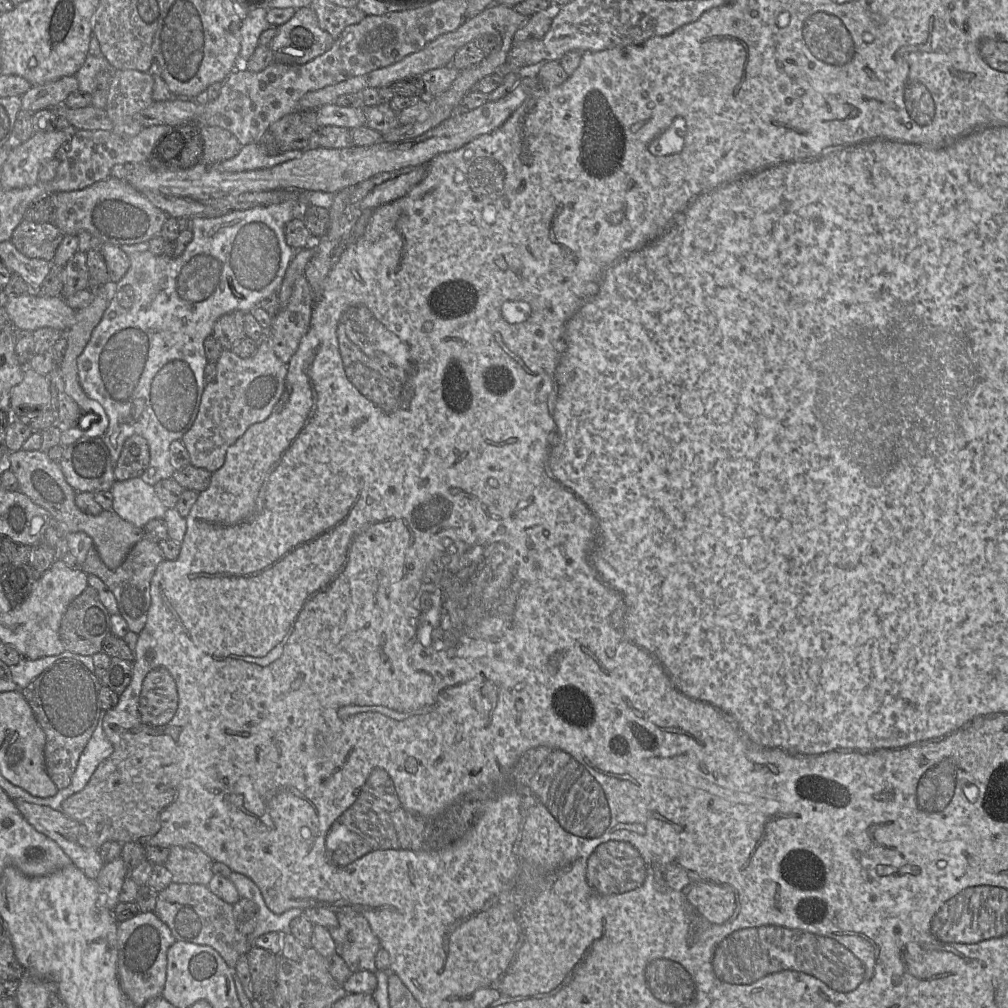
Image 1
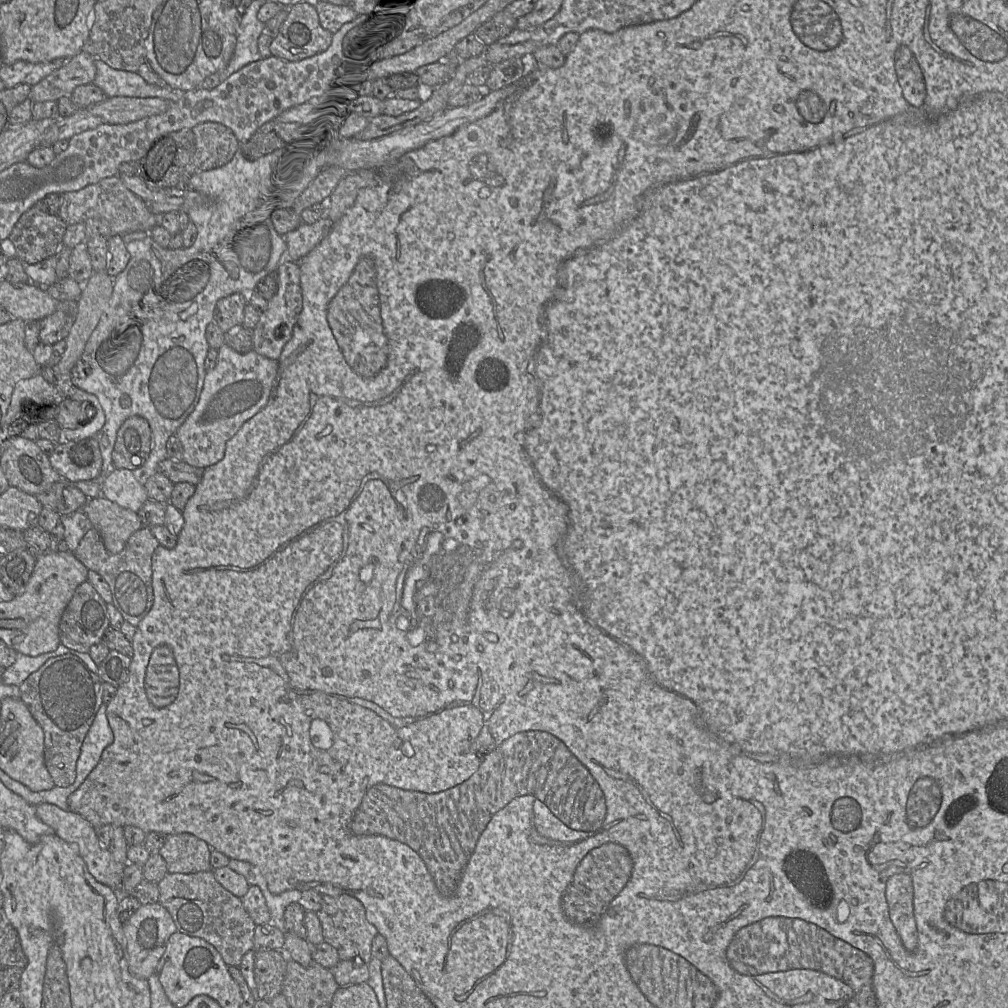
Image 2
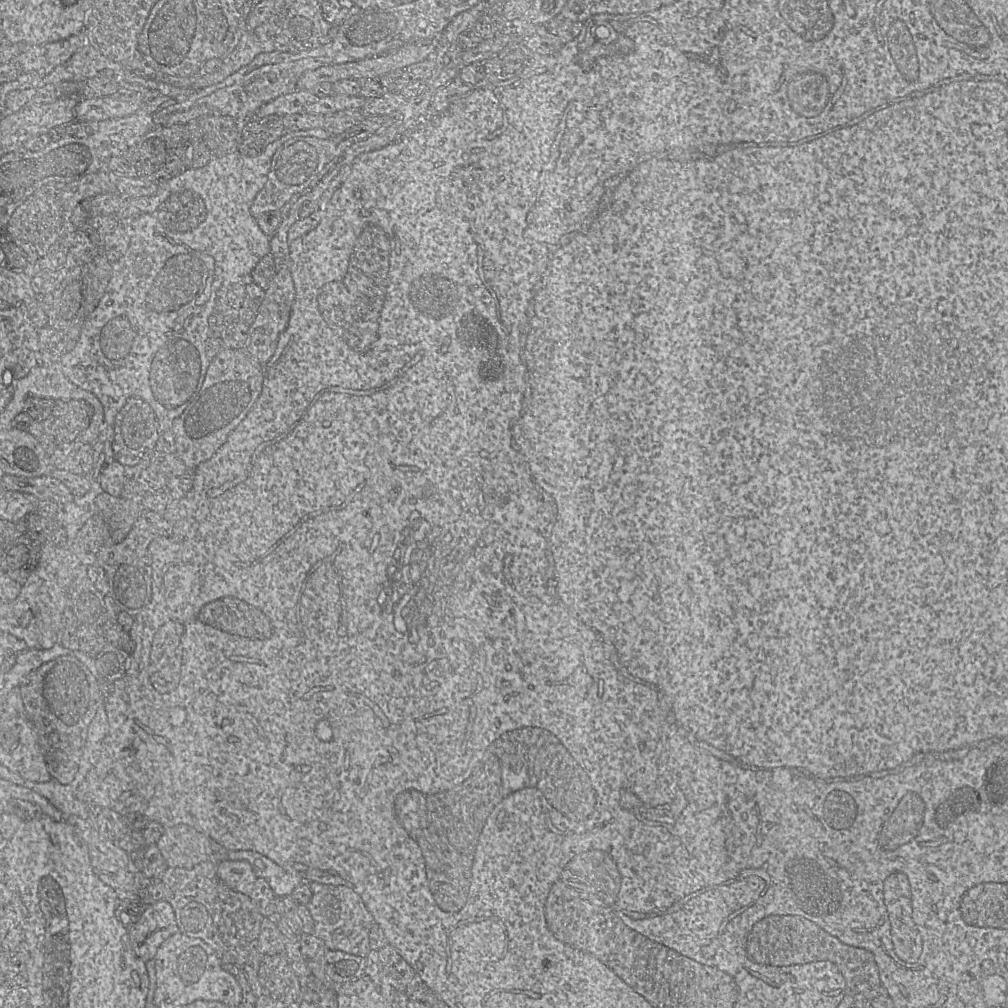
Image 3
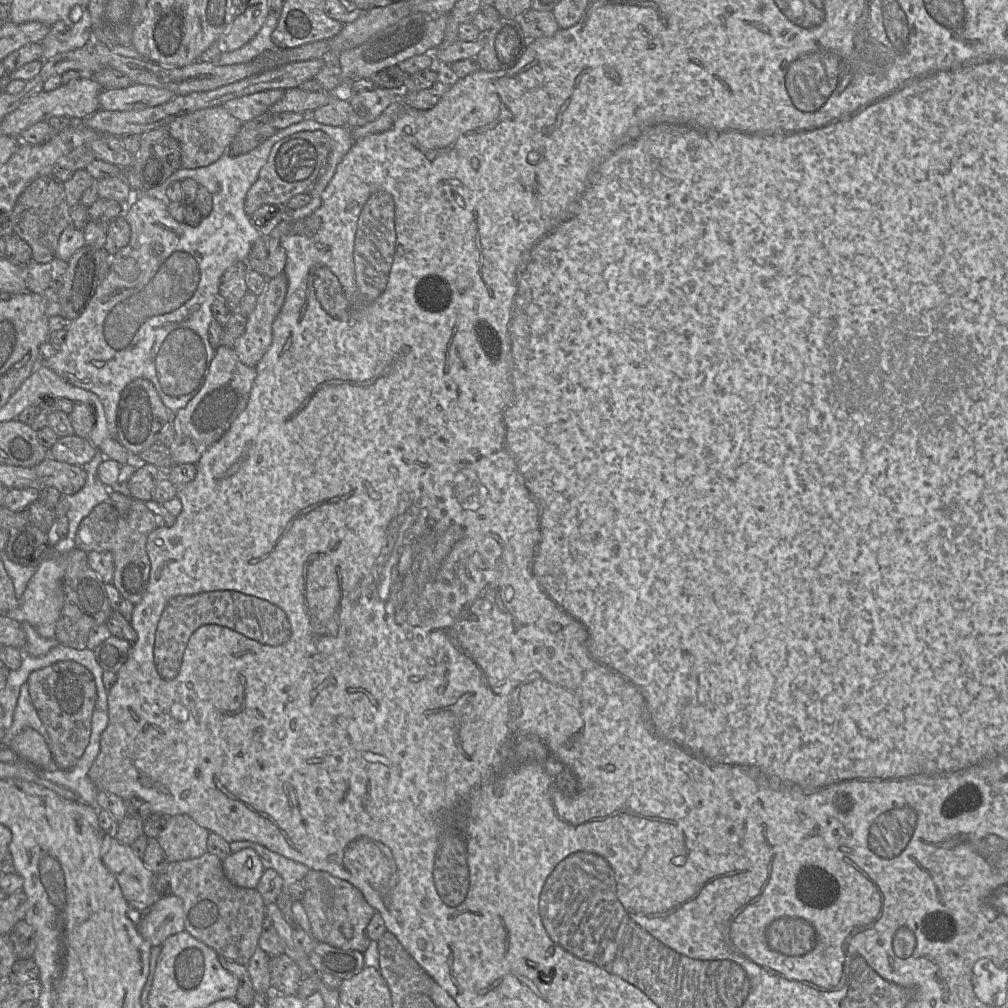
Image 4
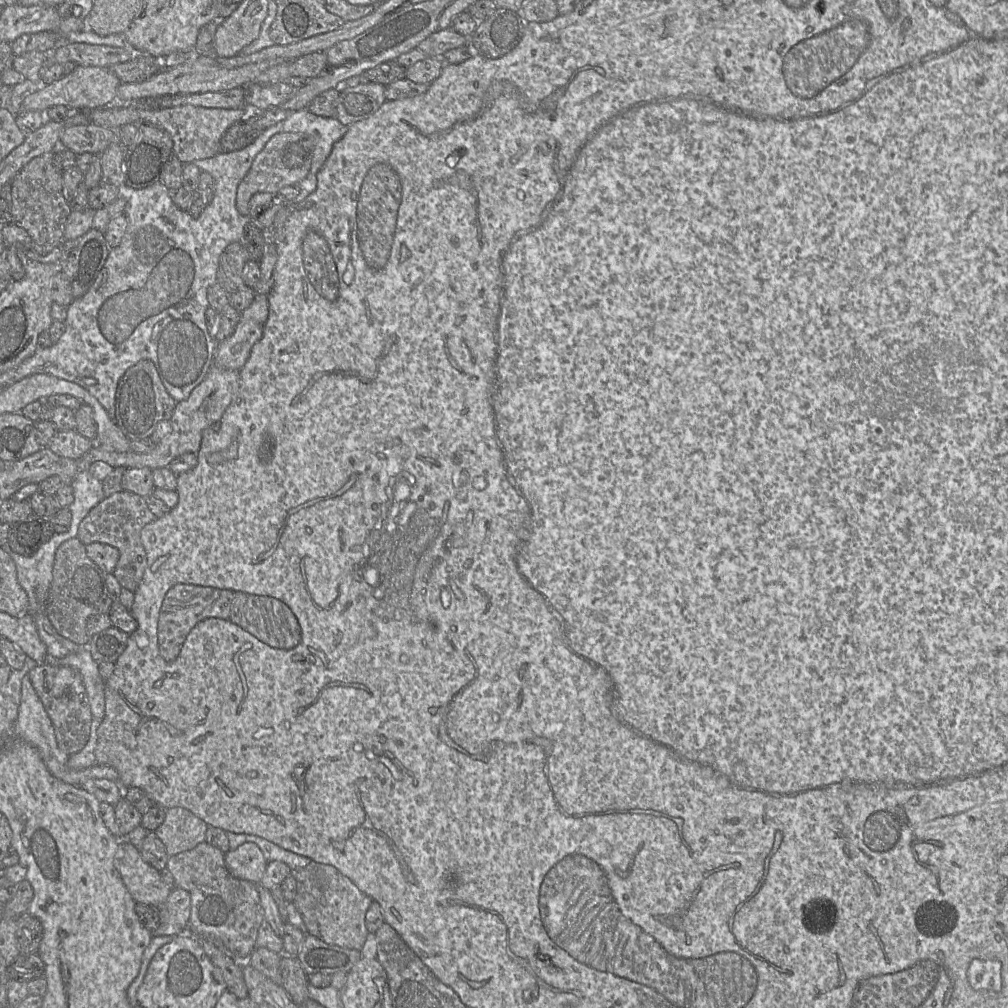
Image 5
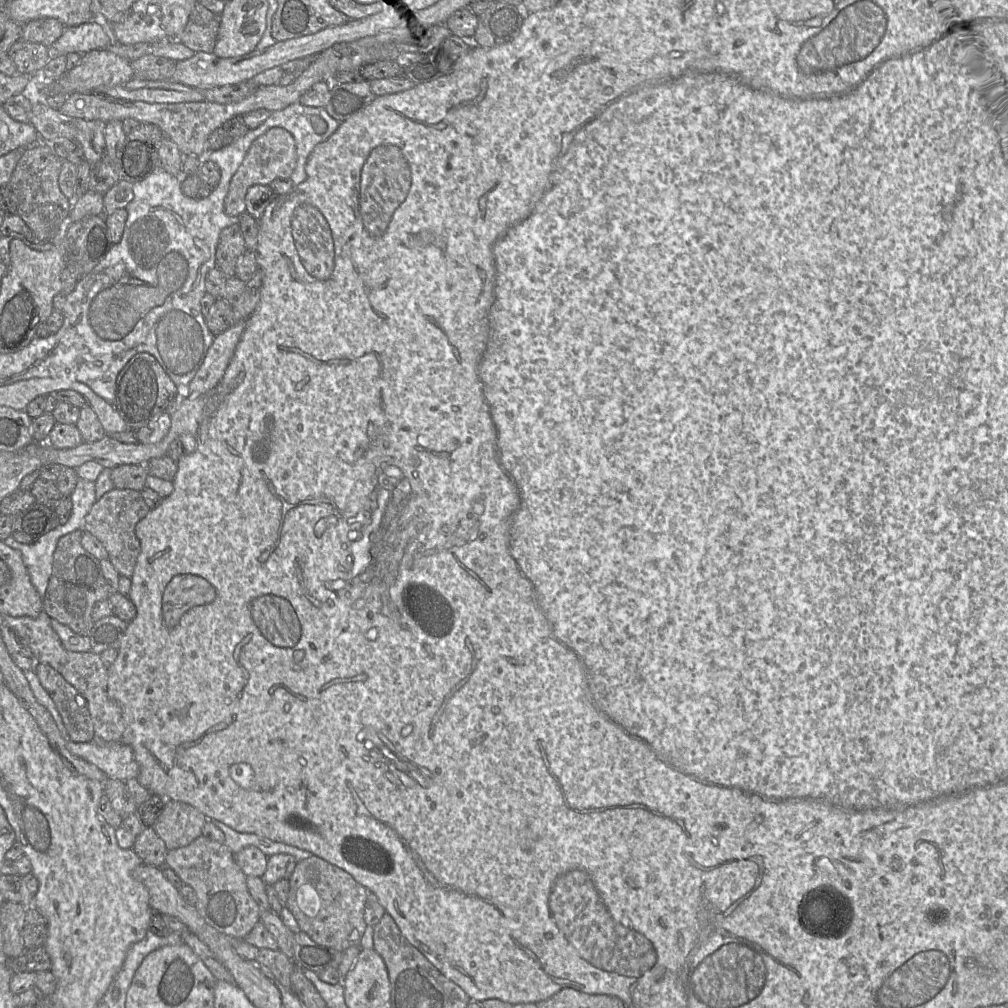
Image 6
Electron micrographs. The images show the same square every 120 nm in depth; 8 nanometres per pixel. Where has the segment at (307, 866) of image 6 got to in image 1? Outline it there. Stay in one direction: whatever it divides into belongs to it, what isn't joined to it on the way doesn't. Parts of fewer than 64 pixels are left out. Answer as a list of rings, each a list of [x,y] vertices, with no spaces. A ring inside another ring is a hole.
[[[336,913],[338,926],[327,928],[338,953],[354,972],[375,973],[375,956],[380,949],[379,939],[373,934],[365,917],[360,914]]]

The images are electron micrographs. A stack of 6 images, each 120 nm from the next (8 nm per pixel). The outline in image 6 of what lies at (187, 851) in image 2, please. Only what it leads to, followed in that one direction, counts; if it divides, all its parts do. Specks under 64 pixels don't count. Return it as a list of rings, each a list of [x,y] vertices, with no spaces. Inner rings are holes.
[[[164,800],[164,807],[152,826],[164,841],[167,850],[190,844],[202,835],[207,817],[185,802]]]

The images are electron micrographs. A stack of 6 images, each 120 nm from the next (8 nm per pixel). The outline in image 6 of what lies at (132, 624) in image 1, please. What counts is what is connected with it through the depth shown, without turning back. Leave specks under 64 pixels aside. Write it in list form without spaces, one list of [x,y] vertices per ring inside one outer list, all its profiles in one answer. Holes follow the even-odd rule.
[[[114,488],[93,504],[84,519],[83,531],[89,532],[101,542],[116,571],[130,579],[141,550],[135,526],[149,511],[150,508],[143,500],[140,491]]]

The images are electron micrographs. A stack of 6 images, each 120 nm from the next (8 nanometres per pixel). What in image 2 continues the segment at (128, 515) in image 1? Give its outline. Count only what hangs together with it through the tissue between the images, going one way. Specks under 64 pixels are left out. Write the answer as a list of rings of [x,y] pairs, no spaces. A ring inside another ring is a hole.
[[[113,469],[102,484],[103,497],[119,506],[137,512],[149,500],[145,487],[128,469]]]

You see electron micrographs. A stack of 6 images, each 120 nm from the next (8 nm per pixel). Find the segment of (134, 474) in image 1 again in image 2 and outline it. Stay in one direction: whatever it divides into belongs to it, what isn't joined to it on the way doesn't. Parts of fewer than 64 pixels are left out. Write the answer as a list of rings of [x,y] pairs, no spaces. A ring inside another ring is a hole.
[[[141,416],[125,420],[118,430],[112,452],[115,469],[134,471],[142,467],[152,448],[152,431],[148,421]]]

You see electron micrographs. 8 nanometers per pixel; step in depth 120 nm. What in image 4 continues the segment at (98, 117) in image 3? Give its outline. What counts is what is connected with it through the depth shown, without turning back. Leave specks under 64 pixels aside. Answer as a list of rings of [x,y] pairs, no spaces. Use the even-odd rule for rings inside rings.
[[[133,83],[126,88],[103,89],[98,95],[98,102],[102,110],[128,111],[158,106],[175,96],[167,89]]]

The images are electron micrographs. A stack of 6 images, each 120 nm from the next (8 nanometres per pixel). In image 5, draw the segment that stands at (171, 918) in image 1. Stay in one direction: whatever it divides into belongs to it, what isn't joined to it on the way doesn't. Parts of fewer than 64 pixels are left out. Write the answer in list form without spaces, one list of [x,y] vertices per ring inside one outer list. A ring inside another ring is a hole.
[[[206,841],[189,851],[169,856],[166,867],[174,877],[175,886],[190,894],[191,911],[188,933],[202,938],[217,938],[226,948],[226,952],[223,953],[235,957],[238,961],[246,961],[256,948],[258,930],[265,920],[258,885],[232,876],[225,864],[225,853]]]

